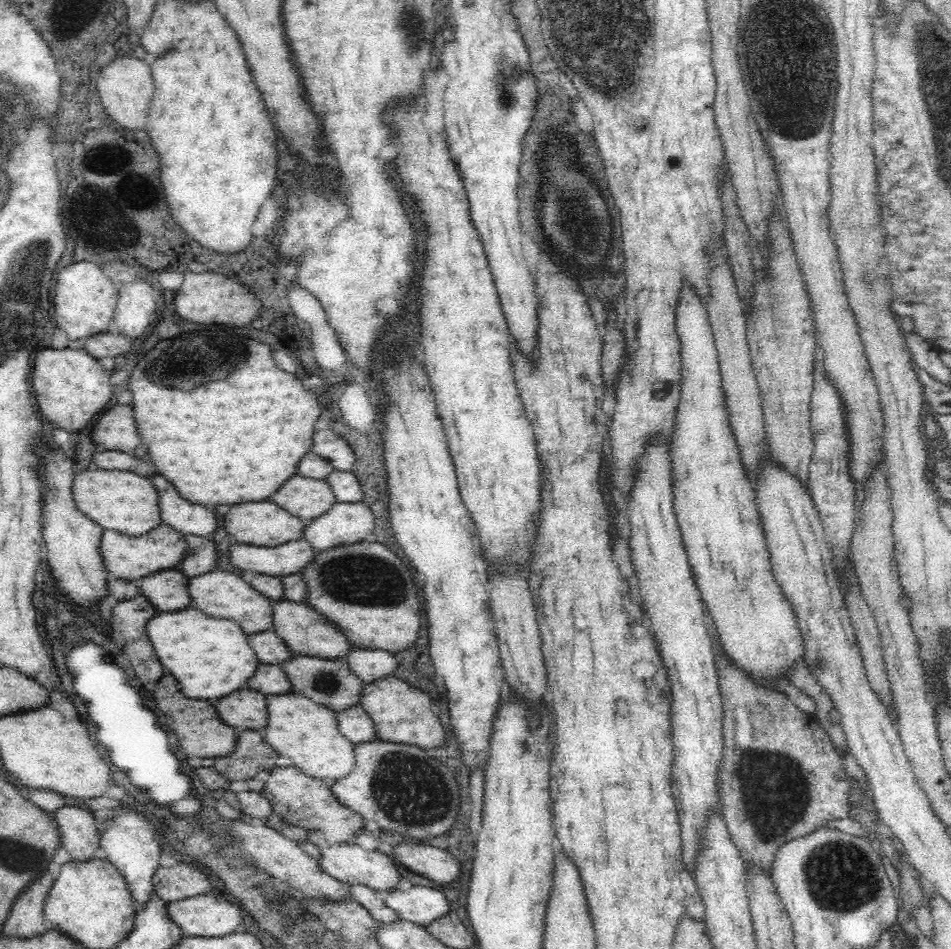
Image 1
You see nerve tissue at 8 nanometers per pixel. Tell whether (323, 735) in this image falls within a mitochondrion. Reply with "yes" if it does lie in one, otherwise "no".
no

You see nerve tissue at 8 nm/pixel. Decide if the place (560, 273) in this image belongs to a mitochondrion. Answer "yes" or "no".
yes

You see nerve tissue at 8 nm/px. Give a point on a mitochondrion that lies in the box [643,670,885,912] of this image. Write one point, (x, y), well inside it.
(775, 794)

